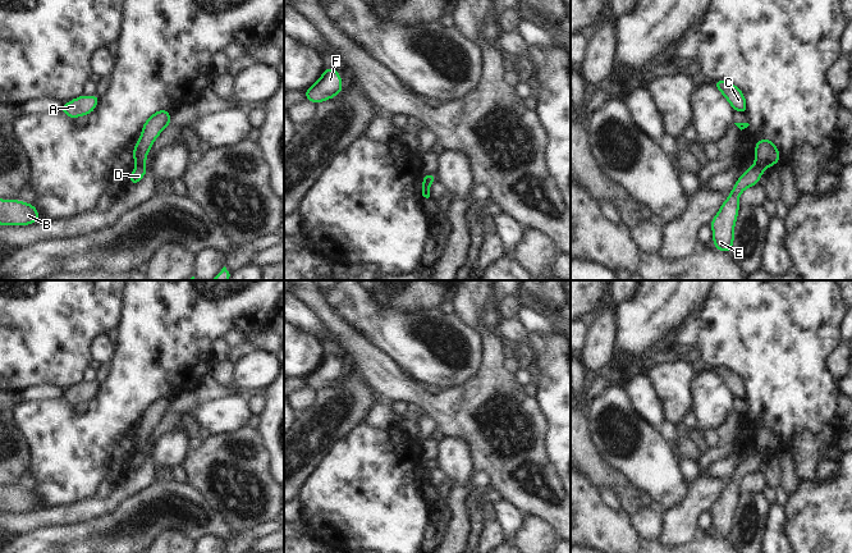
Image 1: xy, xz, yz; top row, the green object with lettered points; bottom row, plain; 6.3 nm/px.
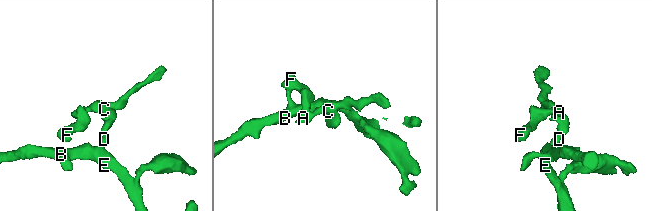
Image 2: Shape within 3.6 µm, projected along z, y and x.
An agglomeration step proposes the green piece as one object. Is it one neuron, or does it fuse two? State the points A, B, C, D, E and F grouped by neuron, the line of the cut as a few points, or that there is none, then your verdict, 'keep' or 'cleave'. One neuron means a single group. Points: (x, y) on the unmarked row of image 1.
A C F / B D E | xy (137, 451), (145, 452) | cleave

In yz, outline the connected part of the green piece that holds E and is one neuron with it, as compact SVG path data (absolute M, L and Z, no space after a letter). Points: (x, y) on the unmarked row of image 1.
M752 451L736 469L728 485L722 490L718 501L710 508L713 530L720 539L730 539L734 529L734 511L739 497L739 481L748 474L760 470L765 456Z

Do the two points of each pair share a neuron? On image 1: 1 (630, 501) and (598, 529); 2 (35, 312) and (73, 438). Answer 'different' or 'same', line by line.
1: different
2: different

